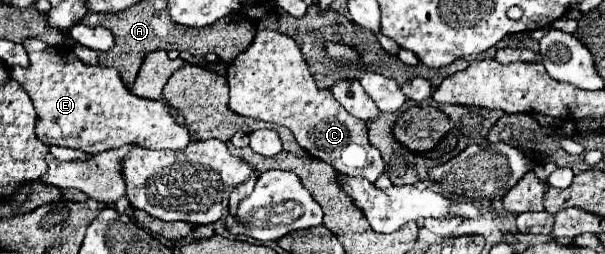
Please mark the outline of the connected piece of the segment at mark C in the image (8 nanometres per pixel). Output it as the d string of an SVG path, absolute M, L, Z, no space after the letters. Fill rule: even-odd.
M258 30L252 46L228 66L228 84L228 108L240 116L288 126L312 158L330 164L336 172L362 176L370 182L376 182L376 178L384 172L380 152L368 142L366 122L350 116L342 110L342 104L332 98L330 90L320 90L314 84L302 52L290 36L274 30Z

